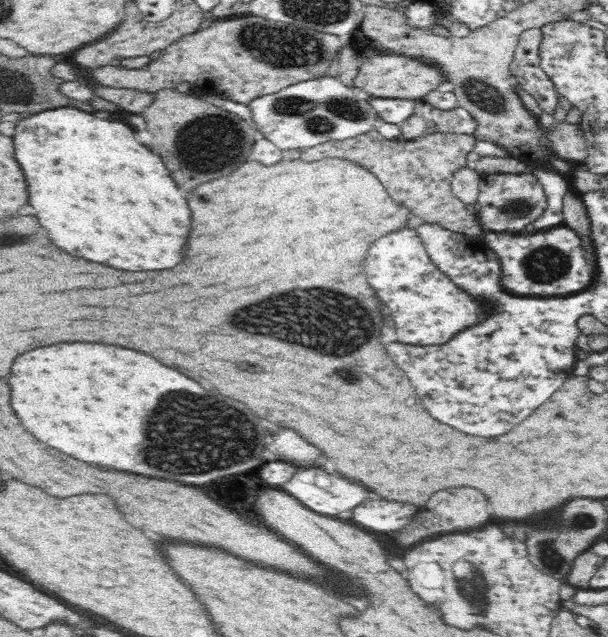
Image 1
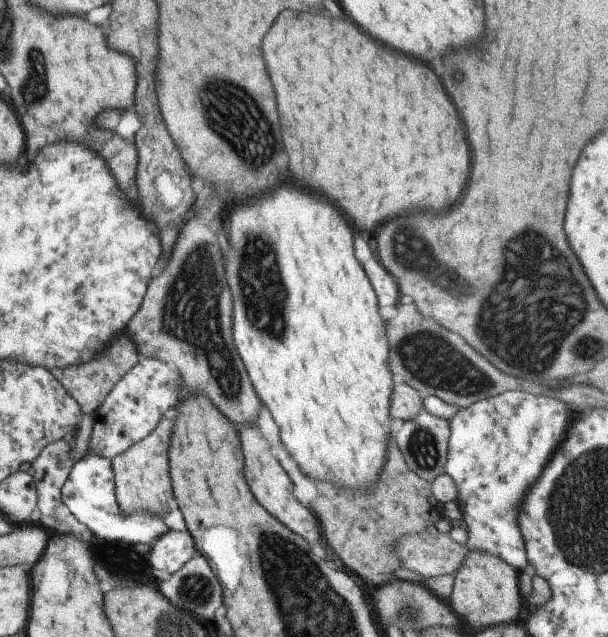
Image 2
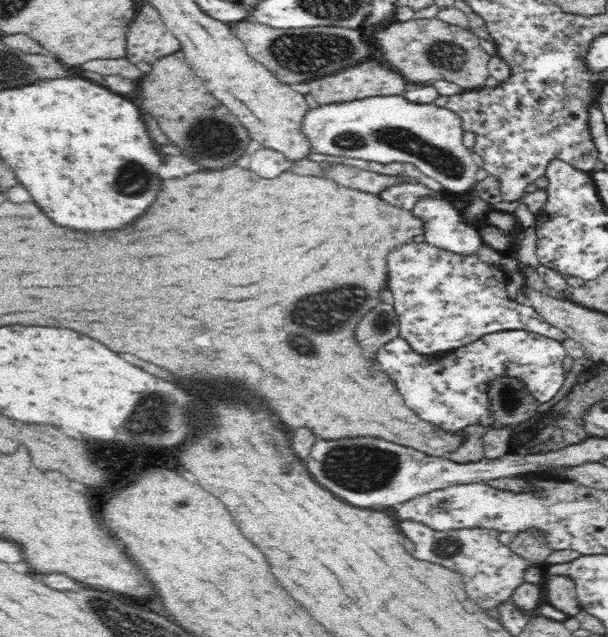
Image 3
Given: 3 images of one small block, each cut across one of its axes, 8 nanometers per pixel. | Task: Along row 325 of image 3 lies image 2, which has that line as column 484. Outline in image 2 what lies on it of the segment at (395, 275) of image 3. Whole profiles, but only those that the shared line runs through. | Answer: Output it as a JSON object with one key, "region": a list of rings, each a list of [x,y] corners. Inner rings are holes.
{"region":[[[503,392],[458,408],[449,420],[444,474],[455,484],[455,502],[467,528],[468,550],[497,556],[518,573],[528,570],[517,528],[517,508],[571,424],[567,404],[529,392]]]}

